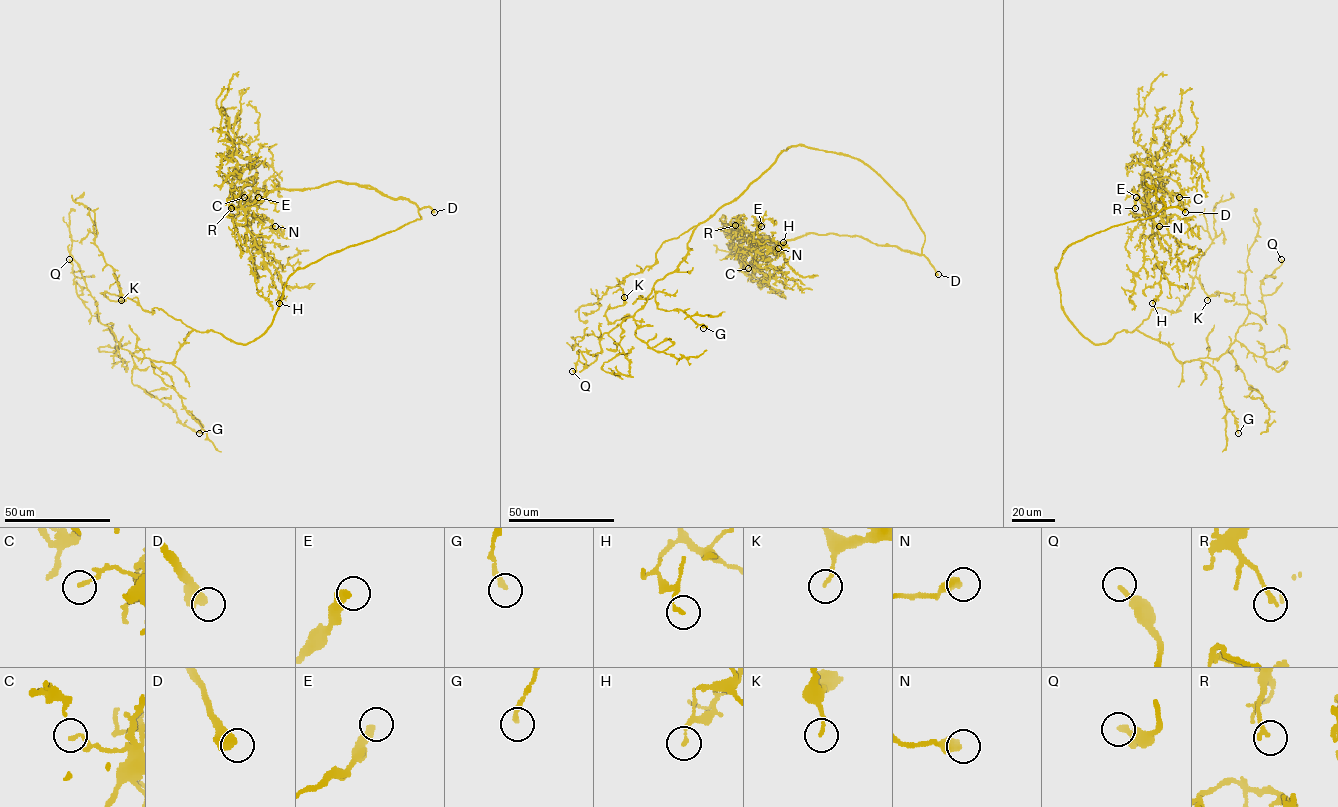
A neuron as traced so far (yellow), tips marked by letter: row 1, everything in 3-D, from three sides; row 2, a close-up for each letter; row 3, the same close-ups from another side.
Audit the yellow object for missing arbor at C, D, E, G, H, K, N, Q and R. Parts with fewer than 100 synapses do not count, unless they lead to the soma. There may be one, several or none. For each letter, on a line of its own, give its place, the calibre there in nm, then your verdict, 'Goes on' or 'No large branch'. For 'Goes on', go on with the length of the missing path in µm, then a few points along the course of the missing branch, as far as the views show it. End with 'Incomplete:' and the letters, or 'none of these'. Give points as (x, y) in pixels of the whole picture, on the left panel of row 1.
C: Place: (244, 197). Thickness 150 nm. No large branch
D: Place: (434, 212). Thickness 500 nm. Goes on. Missing length about 10 µm. Course of what is missing: (434, 212), (448, 227)
E: Place: (258, 197). Thickness 360 nm. No large branch
G: Place: (199, 433). Thickness 200 nm. No large branch
H: Place: (279, 303). Thickness 160 nm. No large branch
K: Place: (121, 300). Thickness 120 nm. No large branch
N: Place: (275, 226). Thickness 440 nm. No large branch
Q: Place: (69, 259). Thickness 220 nm. No large branch
R: Place: (231, 208). Thickness 190 nm. No large branch
Incomplete: D

